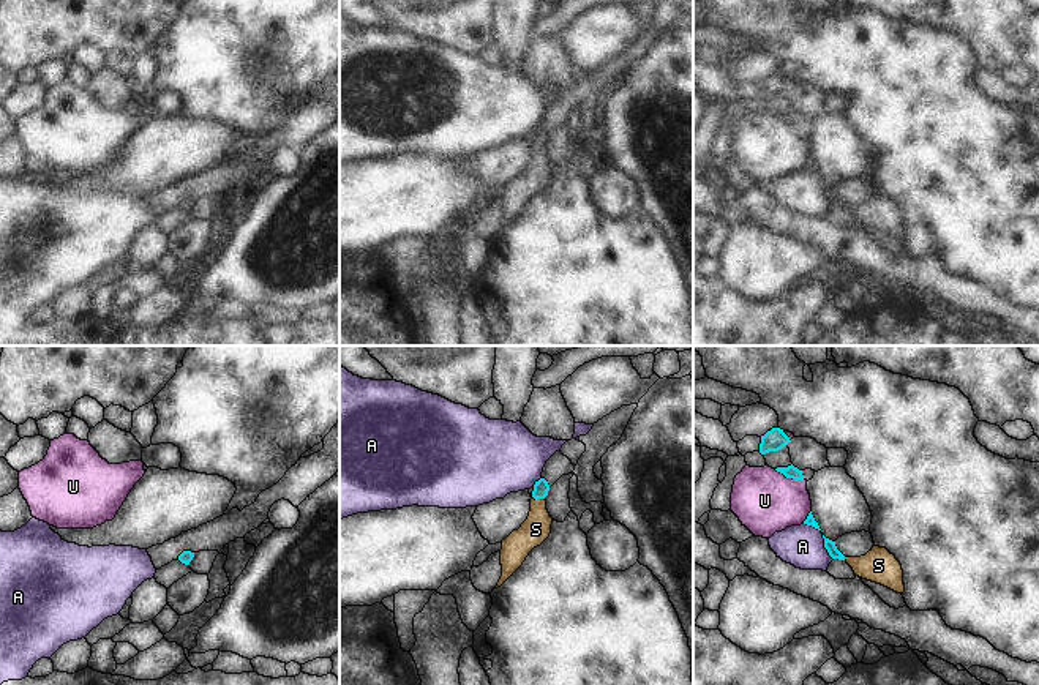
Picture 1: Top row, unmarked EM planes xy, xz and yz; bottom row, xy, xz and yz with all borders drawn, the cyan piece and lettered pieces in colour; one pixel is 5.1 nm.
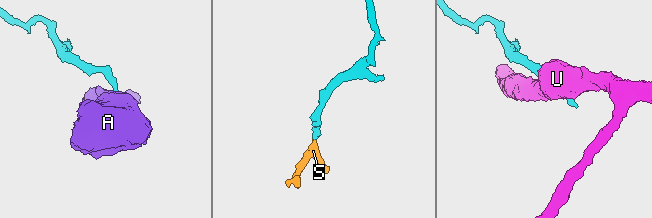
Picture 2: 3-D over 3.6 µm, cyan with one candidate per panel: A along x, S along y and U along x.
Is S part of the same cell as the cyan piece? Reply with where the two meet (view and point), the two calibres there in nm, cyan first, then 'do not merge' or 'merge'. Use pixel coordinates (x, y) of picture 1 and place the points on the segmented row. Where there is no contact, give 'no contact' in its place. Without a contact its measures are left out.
meets cyan in xz at (539, 497); 80 nm thick on the cyan side, 150 nm on the other; merge

